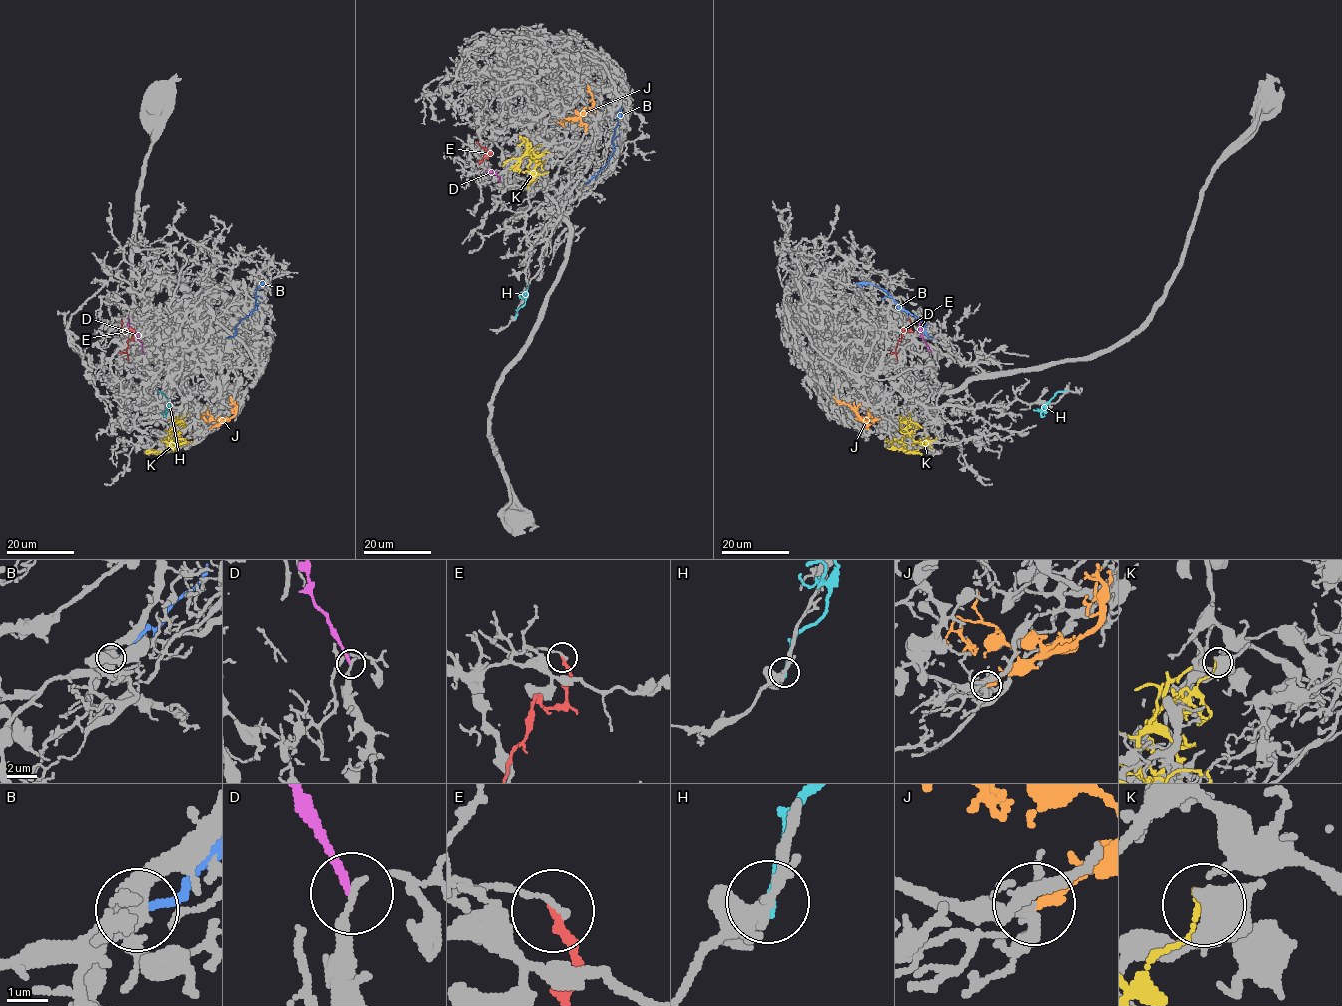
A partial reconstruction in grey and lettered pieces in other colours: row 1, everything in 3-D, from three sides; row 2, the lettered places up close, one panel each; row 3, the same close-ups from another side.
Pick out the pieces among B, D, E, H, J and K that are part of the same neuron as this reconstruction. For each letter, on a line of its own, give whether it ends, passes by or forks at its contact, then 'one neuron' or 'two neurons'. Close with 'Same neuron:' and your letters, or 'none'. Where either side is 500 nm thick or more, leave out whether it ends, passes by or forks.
B: it ends | two neurons
D: it ends | two neurons
E: it ends | two neurons
H: it ends | two neurons
J: it ends | one neuron
K: it ends | two neurons
Same neuron: J

